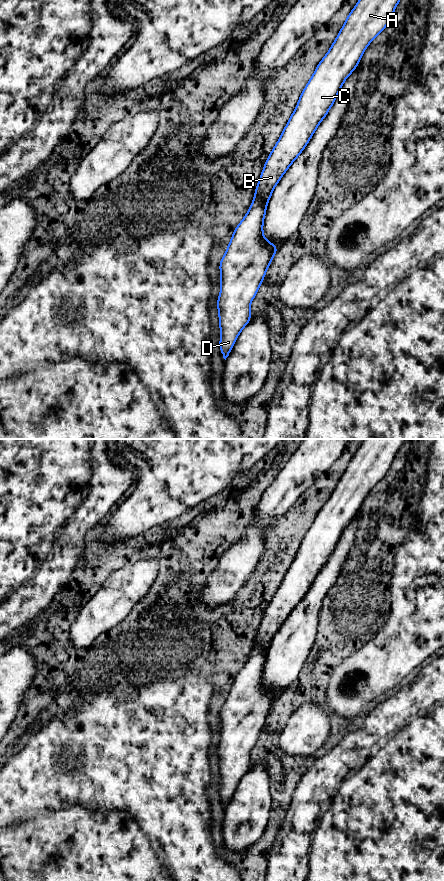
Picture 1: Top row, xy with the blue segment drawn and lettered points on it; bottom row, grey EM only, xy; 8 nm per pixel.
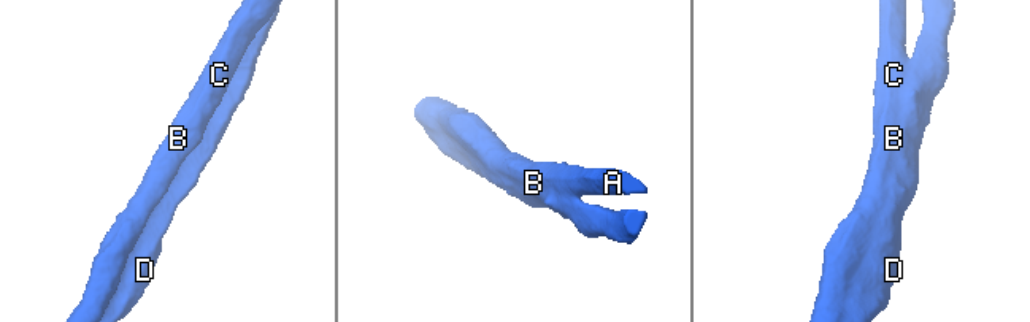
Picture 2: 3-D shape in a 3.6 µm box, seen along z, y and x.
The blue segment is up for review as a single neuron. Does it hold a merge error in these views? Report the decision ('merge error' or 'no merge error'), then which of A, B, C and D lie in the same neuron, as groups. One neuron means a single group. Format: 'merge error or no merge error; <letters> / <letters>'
merge error; A B C / D

